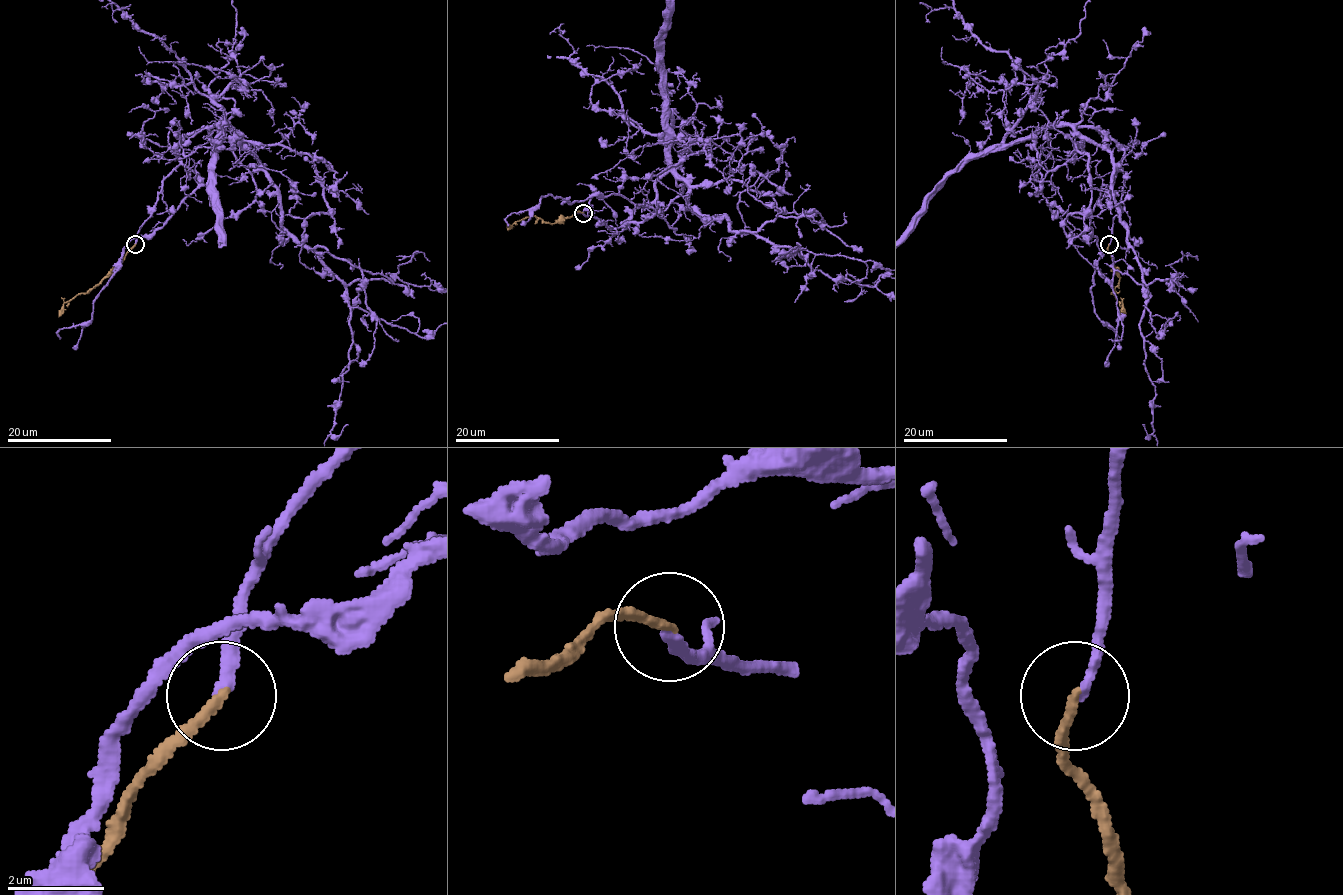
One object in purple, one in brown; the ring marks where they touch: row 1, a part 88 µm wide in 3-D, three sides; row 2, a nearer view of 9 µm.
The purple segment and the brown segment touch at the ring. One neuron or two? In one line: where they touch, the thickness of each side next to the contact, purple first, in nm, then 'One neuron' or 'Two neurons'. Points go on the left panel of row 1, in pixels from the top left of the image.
Place: (135, 244). Thickness 200 nm (purple) against 190 nm. One neuron

